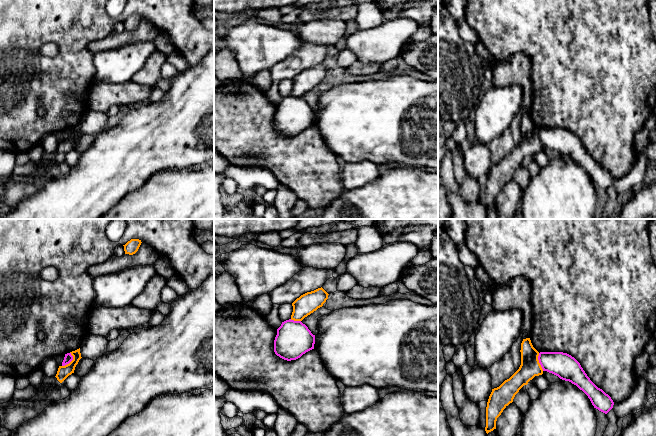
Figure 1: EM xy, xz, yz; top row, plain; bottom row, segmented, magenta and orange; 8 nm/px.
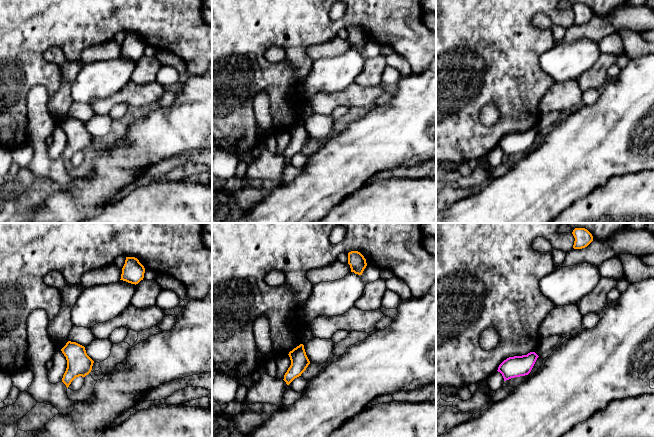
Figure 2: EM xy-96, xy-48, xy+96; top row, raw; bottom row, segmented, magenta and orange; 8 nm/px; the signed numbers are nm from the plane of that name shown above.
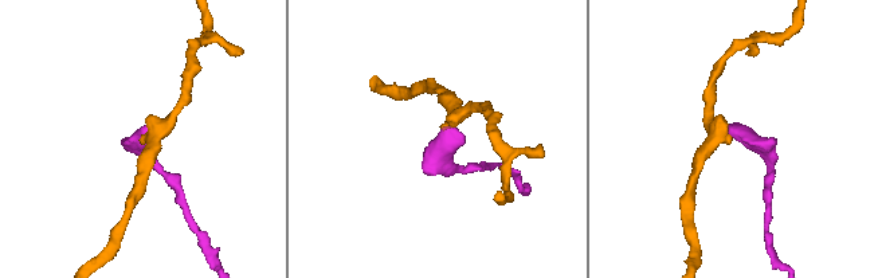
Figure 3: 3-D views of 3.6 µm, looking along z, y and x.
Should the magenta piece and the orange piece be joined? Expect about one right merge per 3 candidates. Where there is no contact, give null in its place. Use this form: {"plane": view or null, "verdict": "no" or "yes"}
{"plane": "xy", "verdict": "no"}

